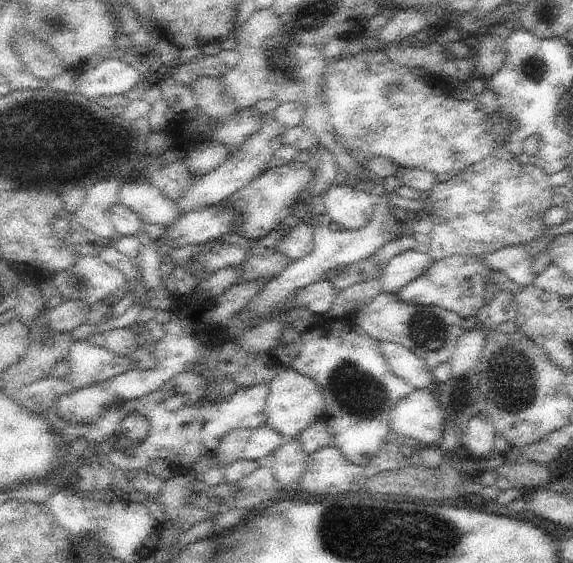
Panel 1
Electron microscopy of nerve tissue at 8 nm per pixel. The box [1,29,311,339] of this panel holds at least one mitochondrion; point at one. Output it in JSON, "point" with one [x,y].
{"point":[44,111]}

